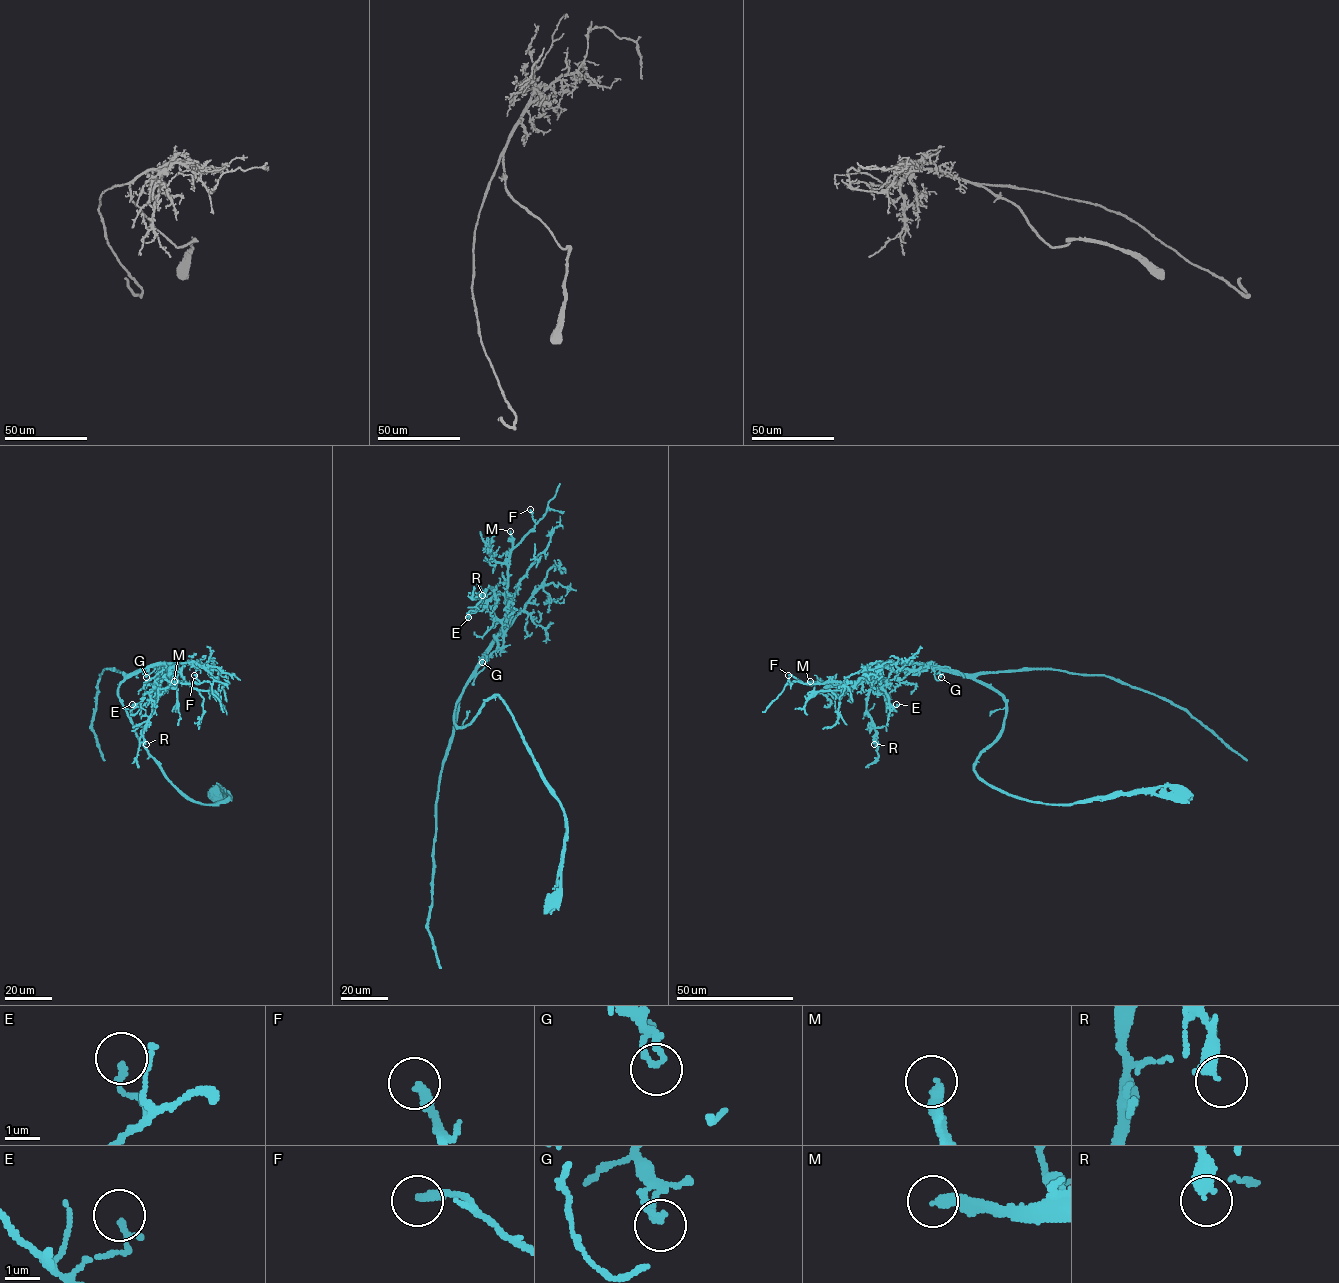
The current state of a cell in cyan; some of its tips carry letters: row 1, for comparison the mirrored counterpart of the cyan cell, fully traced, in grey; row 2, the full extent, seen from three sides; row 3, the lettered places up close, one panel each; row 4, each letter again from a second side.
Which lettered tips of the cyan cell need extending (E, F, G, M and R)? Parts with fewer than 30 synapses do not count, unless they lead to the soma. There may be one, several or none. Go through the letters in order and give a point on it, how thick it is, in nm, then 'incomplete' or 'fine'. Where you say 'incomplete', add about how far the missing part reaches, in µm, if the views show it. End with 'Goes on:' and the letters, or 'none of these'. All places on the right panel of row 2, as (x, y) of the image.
E: (896, 704) | 160 nm | fine
F: (788, 675) | 260 nm | fine
G: (941, 677) | 190 nm | fine
M: (810, 681) | 320 nm | incomplete | 20 µm
R: (874, 744) | 400 nm | fine
Goes on: M

